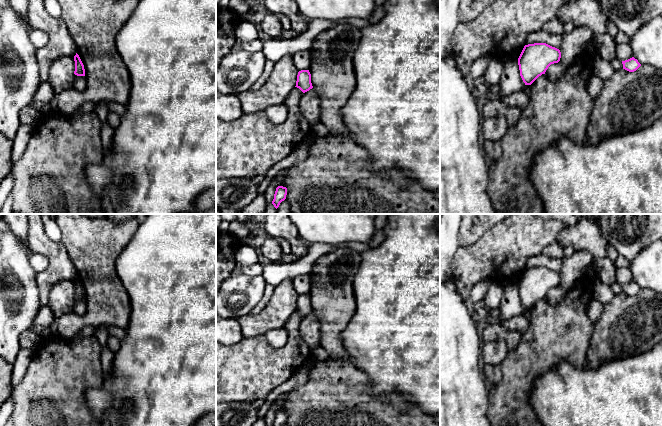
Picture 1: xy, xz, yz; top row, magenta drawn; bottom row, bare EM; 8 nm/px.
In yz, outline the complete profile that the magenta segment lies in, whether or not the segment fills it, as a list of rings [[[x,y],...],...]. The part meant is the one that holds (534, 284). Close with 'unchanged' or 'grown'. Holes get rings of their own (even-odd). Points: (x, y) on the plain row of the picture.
[[[546,267],[525,269],[518,282],[520,300],[525,309],[531,309],[545,298],[551,288],[558,287],[560,282],[560,274]]]; unchanged

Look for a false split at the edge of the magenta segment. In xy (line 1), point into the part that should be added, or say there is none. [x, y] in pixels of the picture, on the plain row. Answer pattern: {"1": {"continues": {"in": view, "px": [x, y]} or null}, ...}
{"1": {"continues": null}}

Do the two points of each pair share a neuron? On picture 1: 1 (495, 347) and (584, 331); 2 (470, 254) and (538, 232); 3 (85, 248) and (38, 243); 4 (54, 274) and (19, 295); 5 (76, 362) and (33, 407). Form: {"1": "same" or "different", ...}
{"1": "different", "2": "same", "3": "different", "4": "different", "5": "same"}

